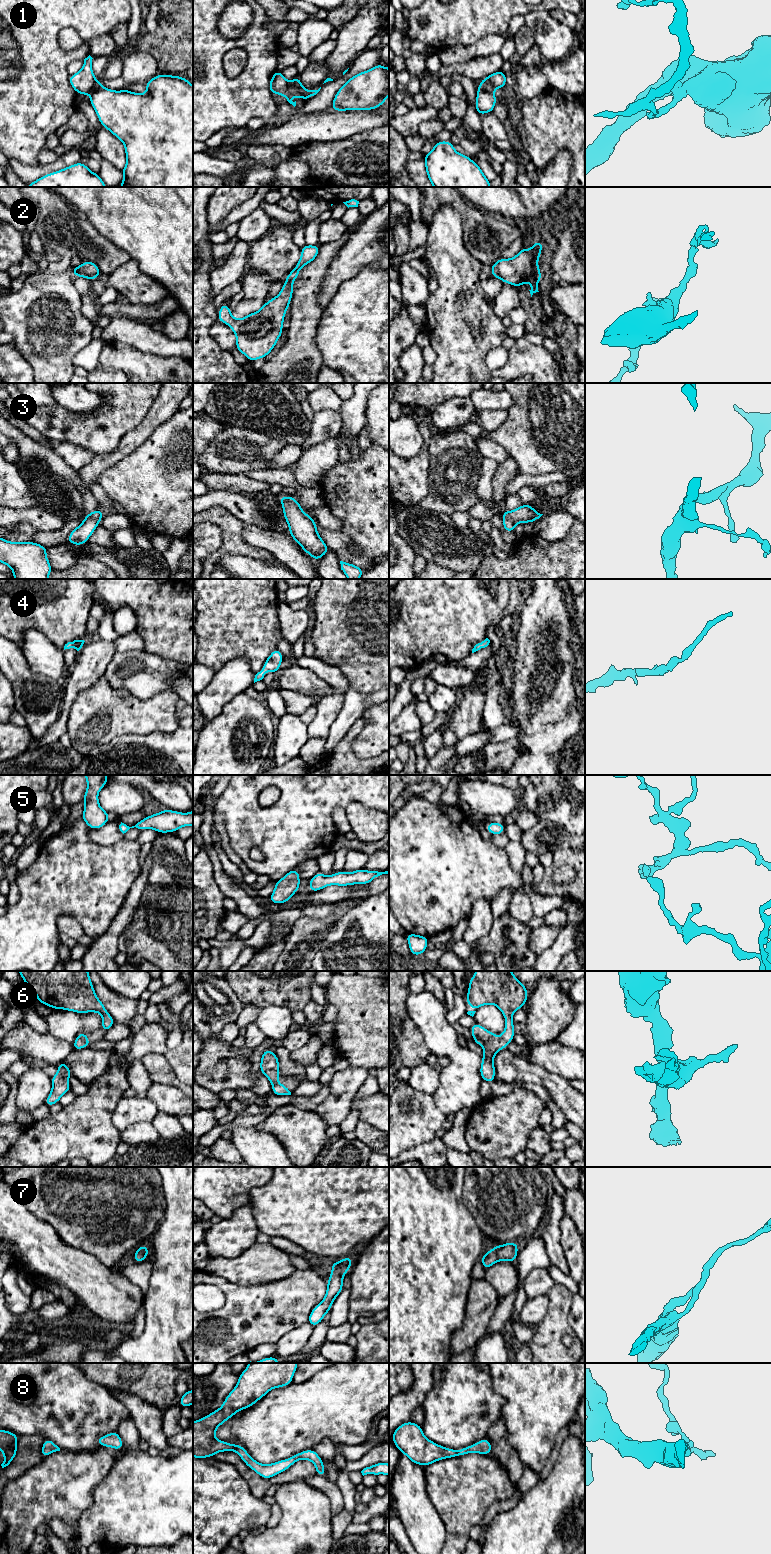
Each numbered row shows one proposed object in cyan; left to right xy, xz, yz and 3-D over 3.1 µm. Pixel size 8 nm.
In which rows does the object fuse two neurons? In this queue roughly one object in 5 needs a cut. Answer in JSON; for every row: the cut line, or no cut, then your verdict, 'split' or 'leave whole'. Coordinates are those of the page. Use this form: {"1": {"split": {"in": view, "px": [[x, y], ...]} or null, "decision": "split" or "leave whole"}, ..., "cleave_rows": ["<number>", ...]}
{"1": {"split": {"in": "xz", "px": [[289, 82], [294, 94]]}, "decision": "split"}, "2": {"split": null, "decision": "leave whole"}, "3": {"split": null, "decision": "leave whole"}, "4": {"split": null, "decision": "leave whole"}, "5": {"split": null, "decision": "leave whole"}, "6": {"split": null, "decision": "leave whole"}, "7": {"split": null, "decision": "leave whole"}, "8": {"split": null, "decision": "leave whole"}, "cleave_rows": ["1"]}

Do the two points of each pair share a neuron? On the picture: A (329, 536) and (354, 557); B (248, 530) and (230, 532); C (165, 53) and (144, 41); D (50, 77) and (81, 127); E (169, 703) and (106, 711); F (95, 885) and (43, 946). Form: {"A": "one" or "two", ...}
{"A": "one", "B": "two", "C": "one", "D": "two", "E": "one", "F": "one"}

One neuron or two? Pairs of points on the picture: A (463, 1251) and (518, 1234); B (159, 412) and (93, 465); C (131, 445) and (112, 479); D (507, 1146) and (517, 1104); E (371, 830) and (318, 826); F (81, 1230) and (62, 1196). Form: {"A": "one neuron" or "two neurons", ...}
{"A": "two neurons", "B": "one neuron", "C": "two neurons", "D": "one neuron", "E": "two neurons", "F": "one neuron"}

